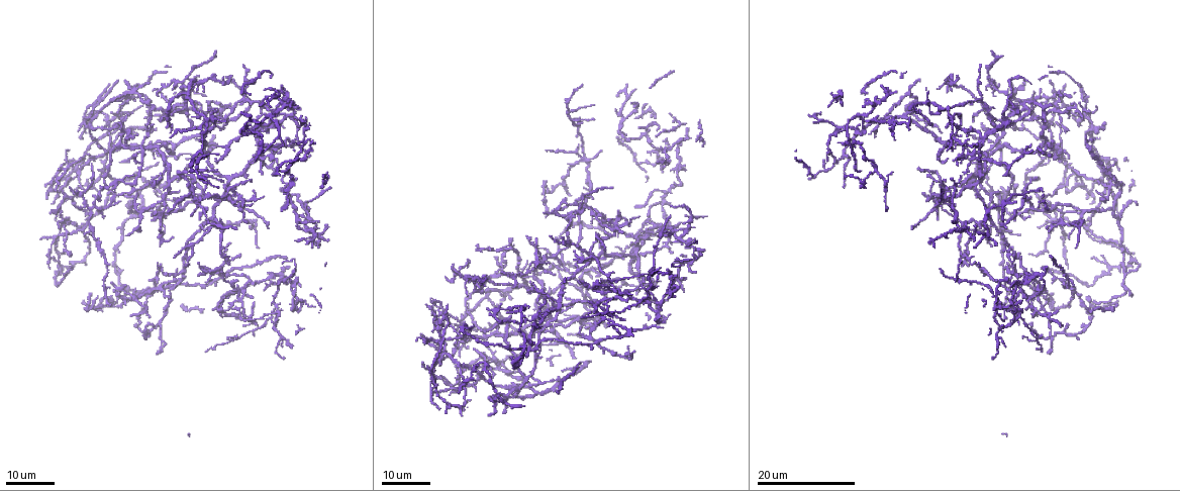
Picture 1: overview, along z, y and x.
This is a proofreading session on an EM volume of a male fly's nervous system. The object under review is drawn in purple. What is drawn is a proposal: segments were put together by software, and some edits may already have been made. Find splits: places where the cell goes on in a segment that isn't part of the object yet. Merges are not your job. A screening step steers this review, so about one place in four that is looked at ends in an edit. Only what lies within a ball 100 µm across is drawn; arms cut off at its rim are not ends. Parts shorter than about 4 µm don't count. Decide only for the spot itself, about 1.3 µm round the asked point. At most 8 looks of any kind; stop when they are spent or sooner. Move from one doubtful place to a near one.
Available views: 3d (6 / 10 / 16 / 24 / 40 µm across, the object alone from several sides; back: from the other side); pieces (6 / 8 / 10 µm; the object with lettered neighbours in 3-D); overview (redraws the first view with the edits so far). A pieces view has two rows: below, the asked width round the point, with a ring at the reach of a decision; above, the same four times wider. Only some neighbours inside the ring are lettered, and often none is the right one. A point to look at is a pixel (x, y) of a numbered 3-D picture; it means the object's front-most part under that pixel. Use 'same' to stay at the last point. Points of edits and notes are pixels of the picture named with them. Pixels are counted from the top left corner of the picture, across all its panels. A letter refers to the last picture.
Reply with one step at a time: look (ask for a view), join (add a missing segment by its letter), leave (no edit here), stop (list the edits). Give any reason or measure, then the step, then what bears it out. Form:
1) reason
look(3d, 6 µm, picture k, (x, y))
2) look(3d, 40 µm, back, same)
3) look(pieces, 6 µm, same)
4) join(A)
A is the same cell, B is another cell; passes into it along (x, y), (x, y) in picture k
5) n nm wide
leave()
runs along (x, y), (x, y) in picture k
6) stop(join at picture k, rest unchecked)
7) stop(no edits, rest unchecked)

thin end
look(3d, 24 µm, picture 1, (118, 161))

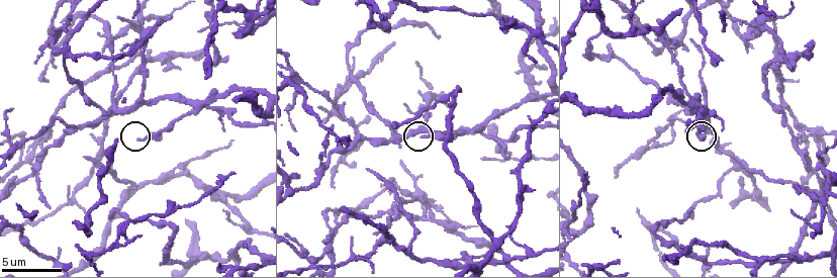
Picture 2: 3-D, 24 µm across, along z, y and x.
look(pieces, 6 µm, picture 2, (140, 141))

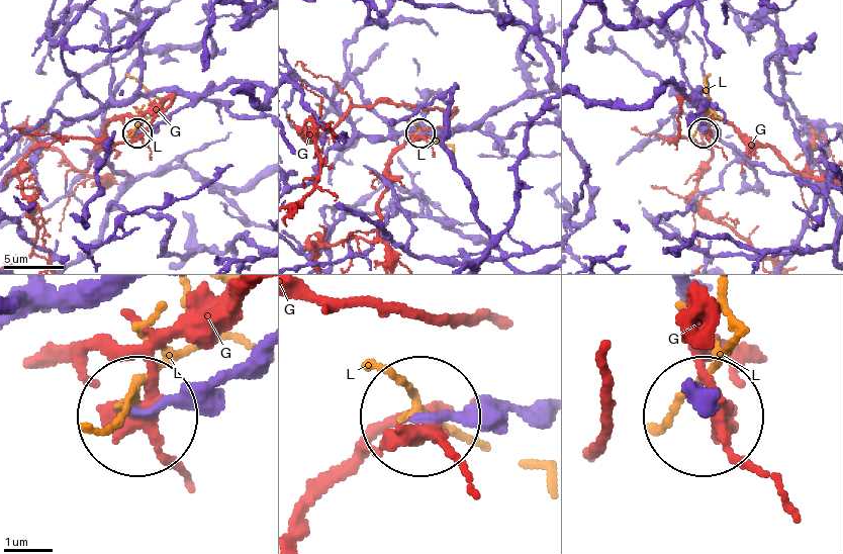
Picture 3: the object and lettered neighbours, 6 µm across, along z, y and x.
180 nm wide
leave()
G and L are other cells; runs along (545, 92), (524, 95), (490, 108), (469, 126), (423, 133) in picture 3; no lettered segment goes on from it

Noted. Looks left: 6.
branch stops here
look(3d, 16 µm, picture 1, (242, 205))

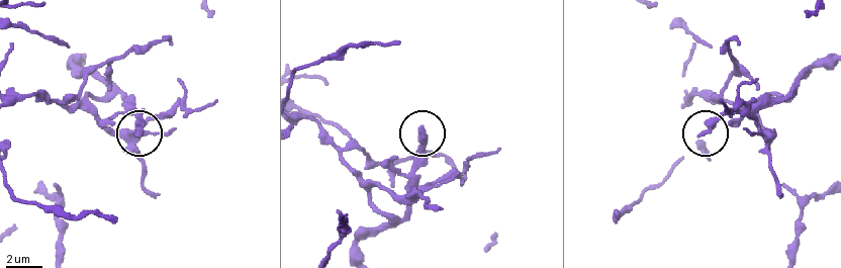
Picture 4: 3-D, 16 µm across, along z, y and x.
what lies round it
look(pieces, 6 µm, picture 4, (700, 135))

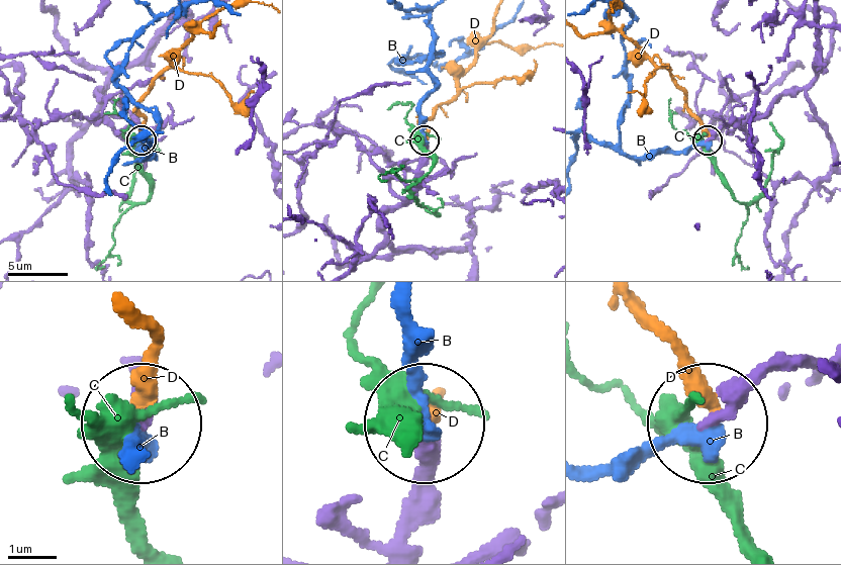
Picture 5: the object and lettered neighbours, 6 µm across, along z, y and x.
join(B)
B is the same cell, C and D are other cells; passes into it along (419, 174), (419, 105), (441, 51), (404, 60) in picture 5; it goes on there

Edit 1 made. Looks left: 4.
an open end
look(3d, 24 µm, picture 1, (501, 302))

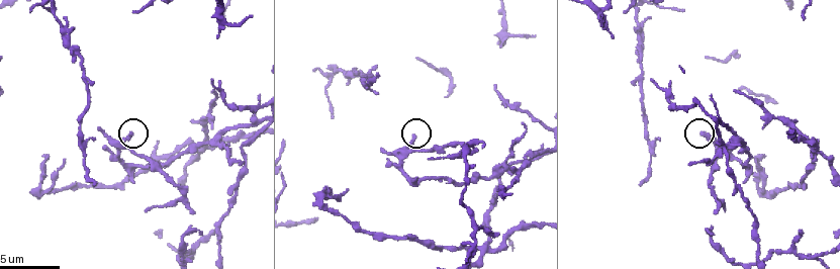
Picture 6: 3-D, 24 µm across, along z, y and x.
look(pieces, 6 µm, picture 6, (704, 135))

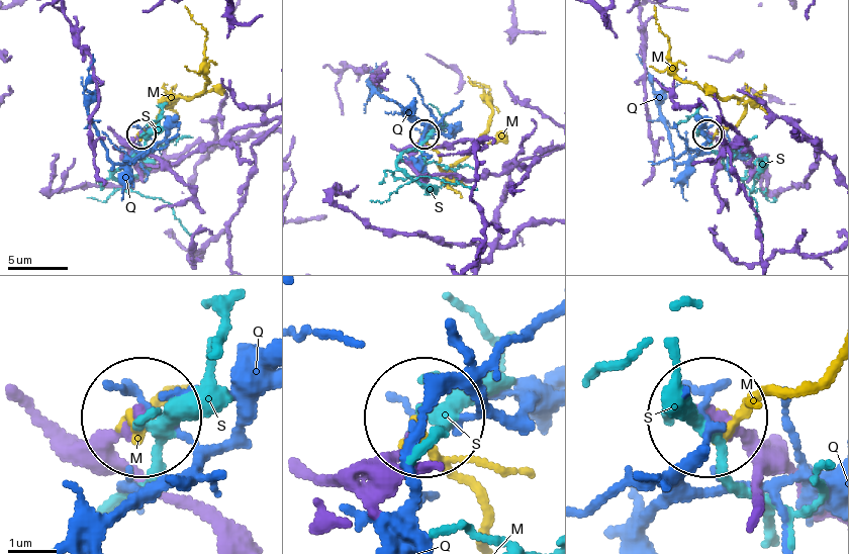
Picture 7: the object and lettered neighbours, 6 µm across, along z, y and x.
leave()
M, Q and S are other cells; none of them fits

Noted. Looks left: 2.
stop(join at picture 5, rest unchecked)

